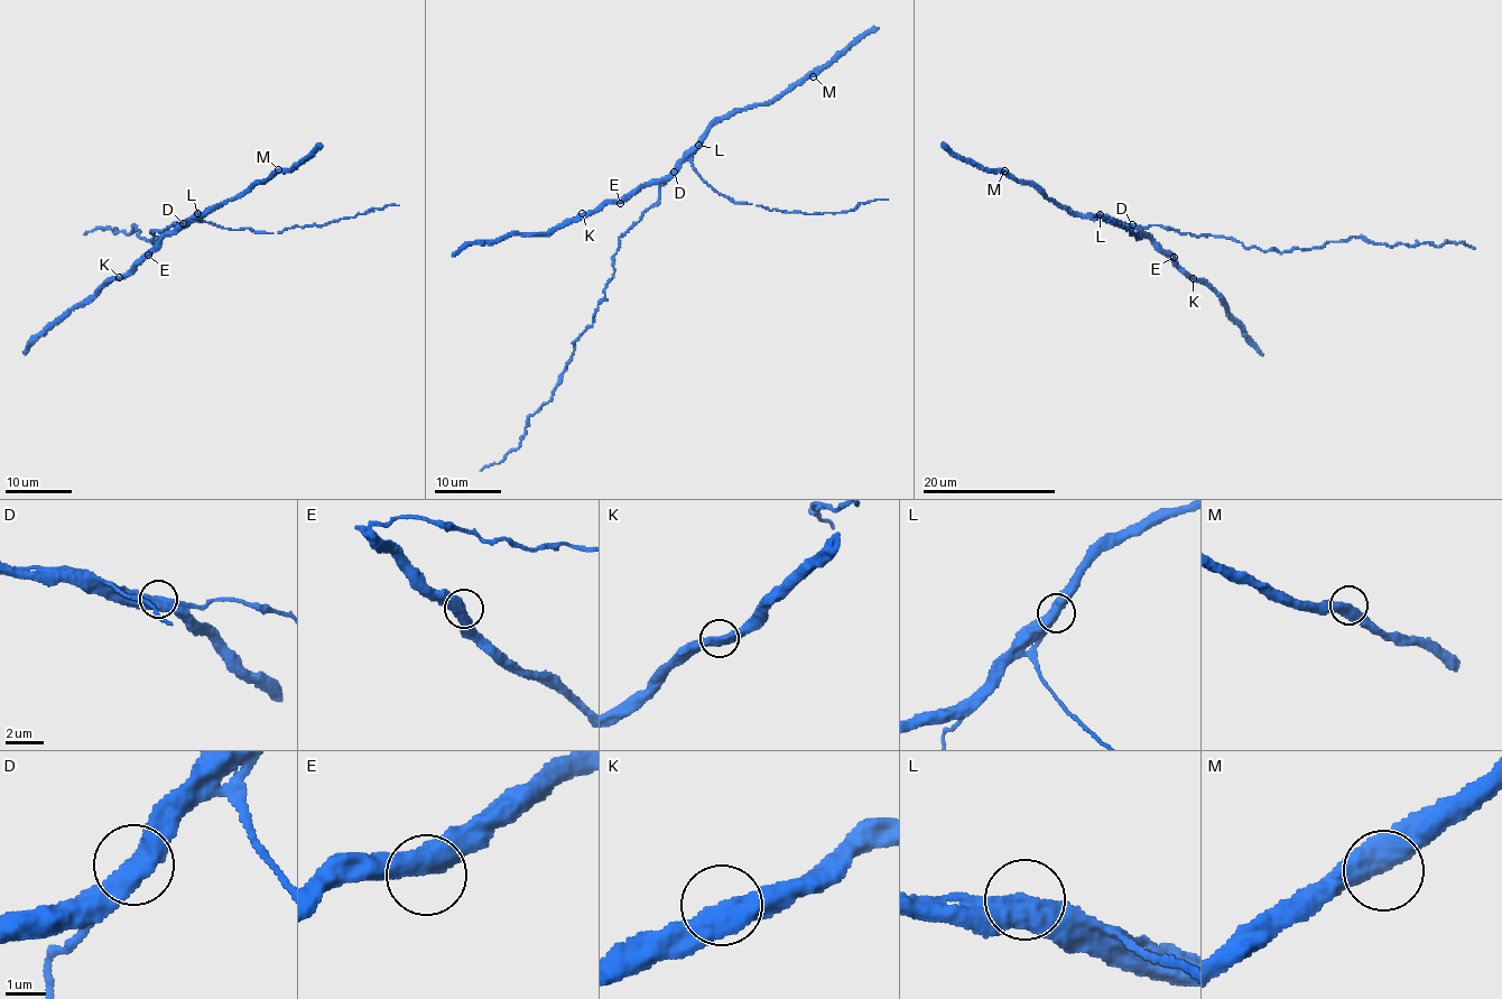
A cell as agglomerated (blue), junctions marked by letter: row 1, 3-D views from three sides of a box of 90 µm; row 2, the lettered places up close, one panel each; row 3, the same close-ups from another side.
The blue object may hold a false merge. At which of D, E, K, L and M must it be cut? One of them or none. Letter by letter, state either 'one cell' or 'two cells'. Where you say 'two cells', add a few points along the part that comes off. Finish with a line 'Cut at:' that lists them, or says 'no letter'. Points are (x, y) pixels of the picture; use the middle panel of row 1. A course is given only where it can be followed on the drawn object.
D: one cell
E: one cell
K: one cell
L: one cell
M: one cell
Cut at: no letter

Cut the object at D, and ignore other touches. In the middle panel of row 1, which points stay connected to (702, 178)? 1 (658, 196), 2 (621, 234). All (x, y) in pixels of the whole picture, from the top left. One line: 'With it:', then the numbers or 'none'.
With it: none

